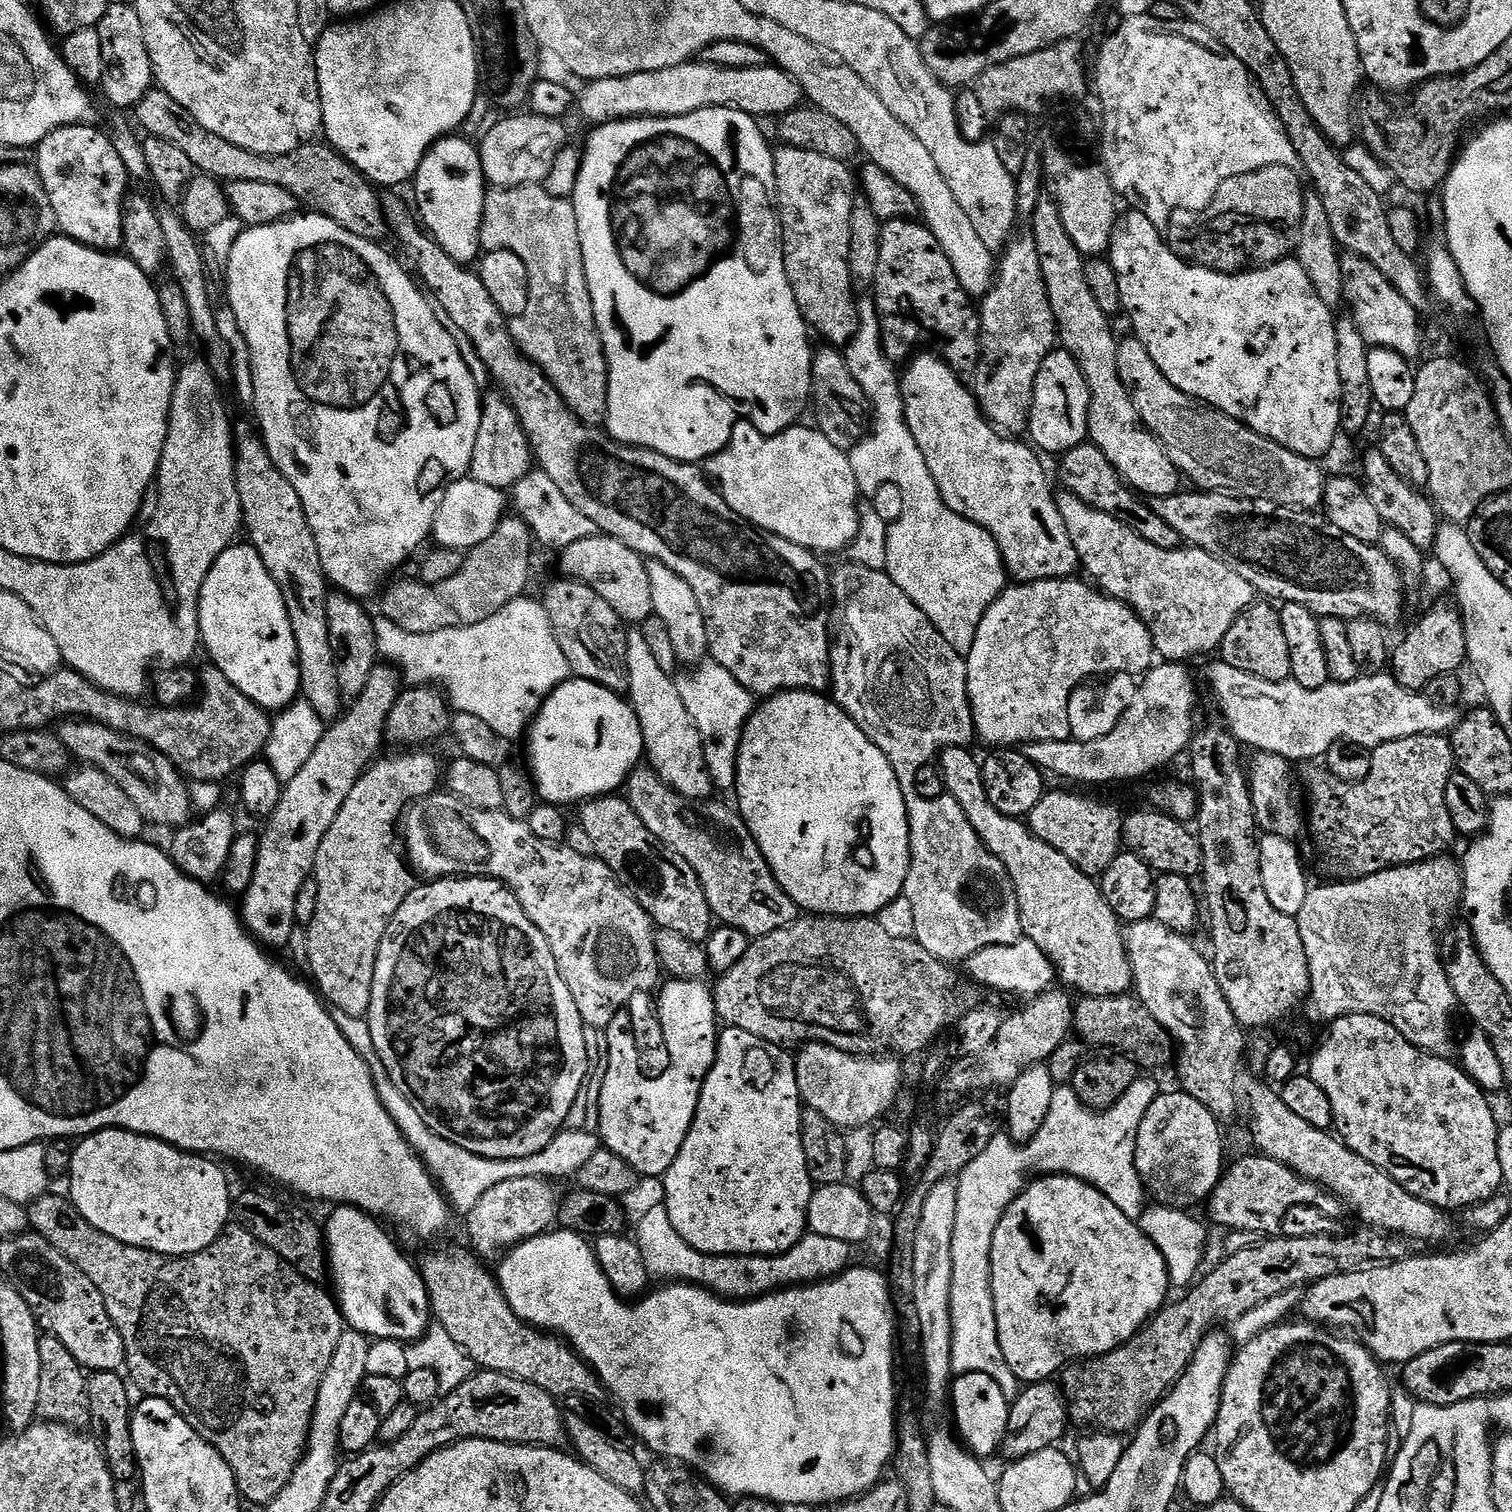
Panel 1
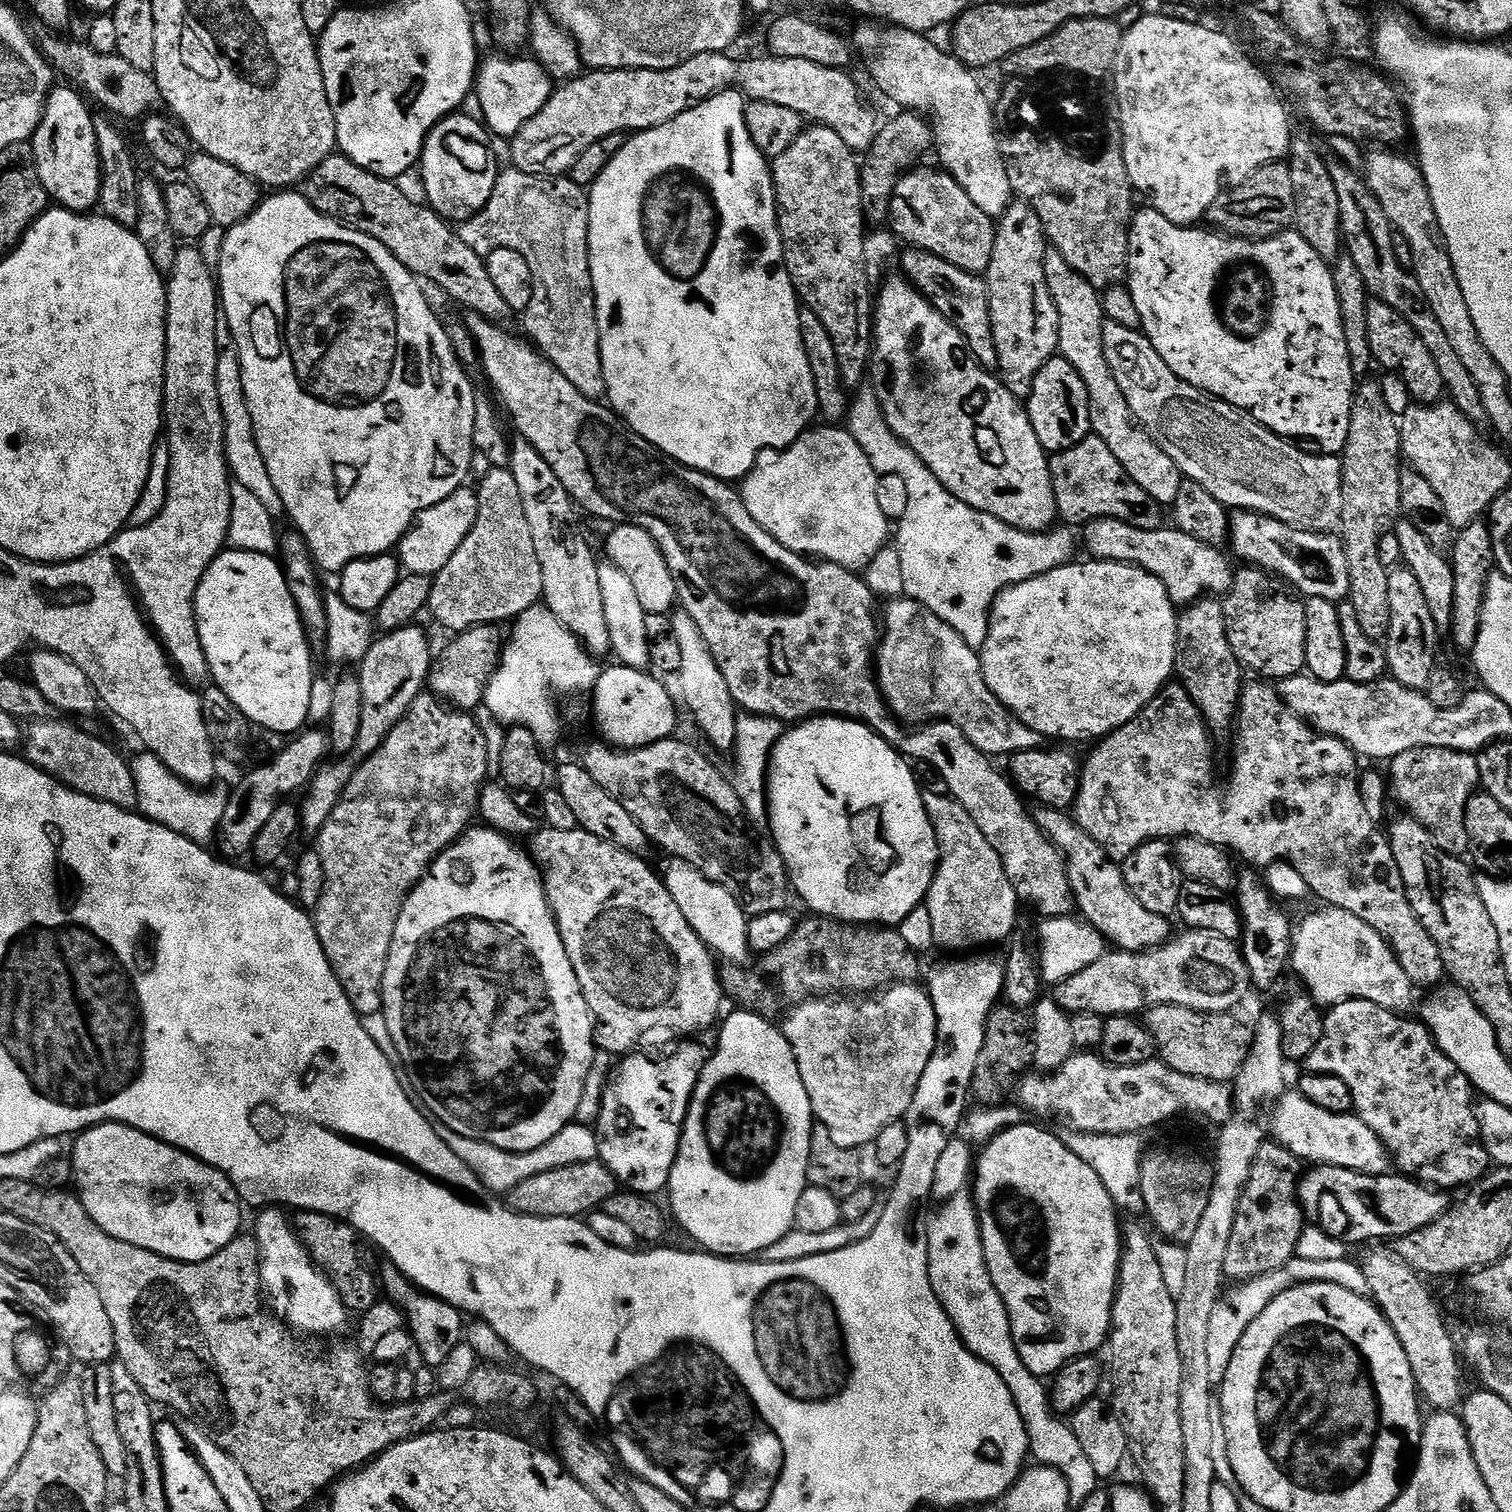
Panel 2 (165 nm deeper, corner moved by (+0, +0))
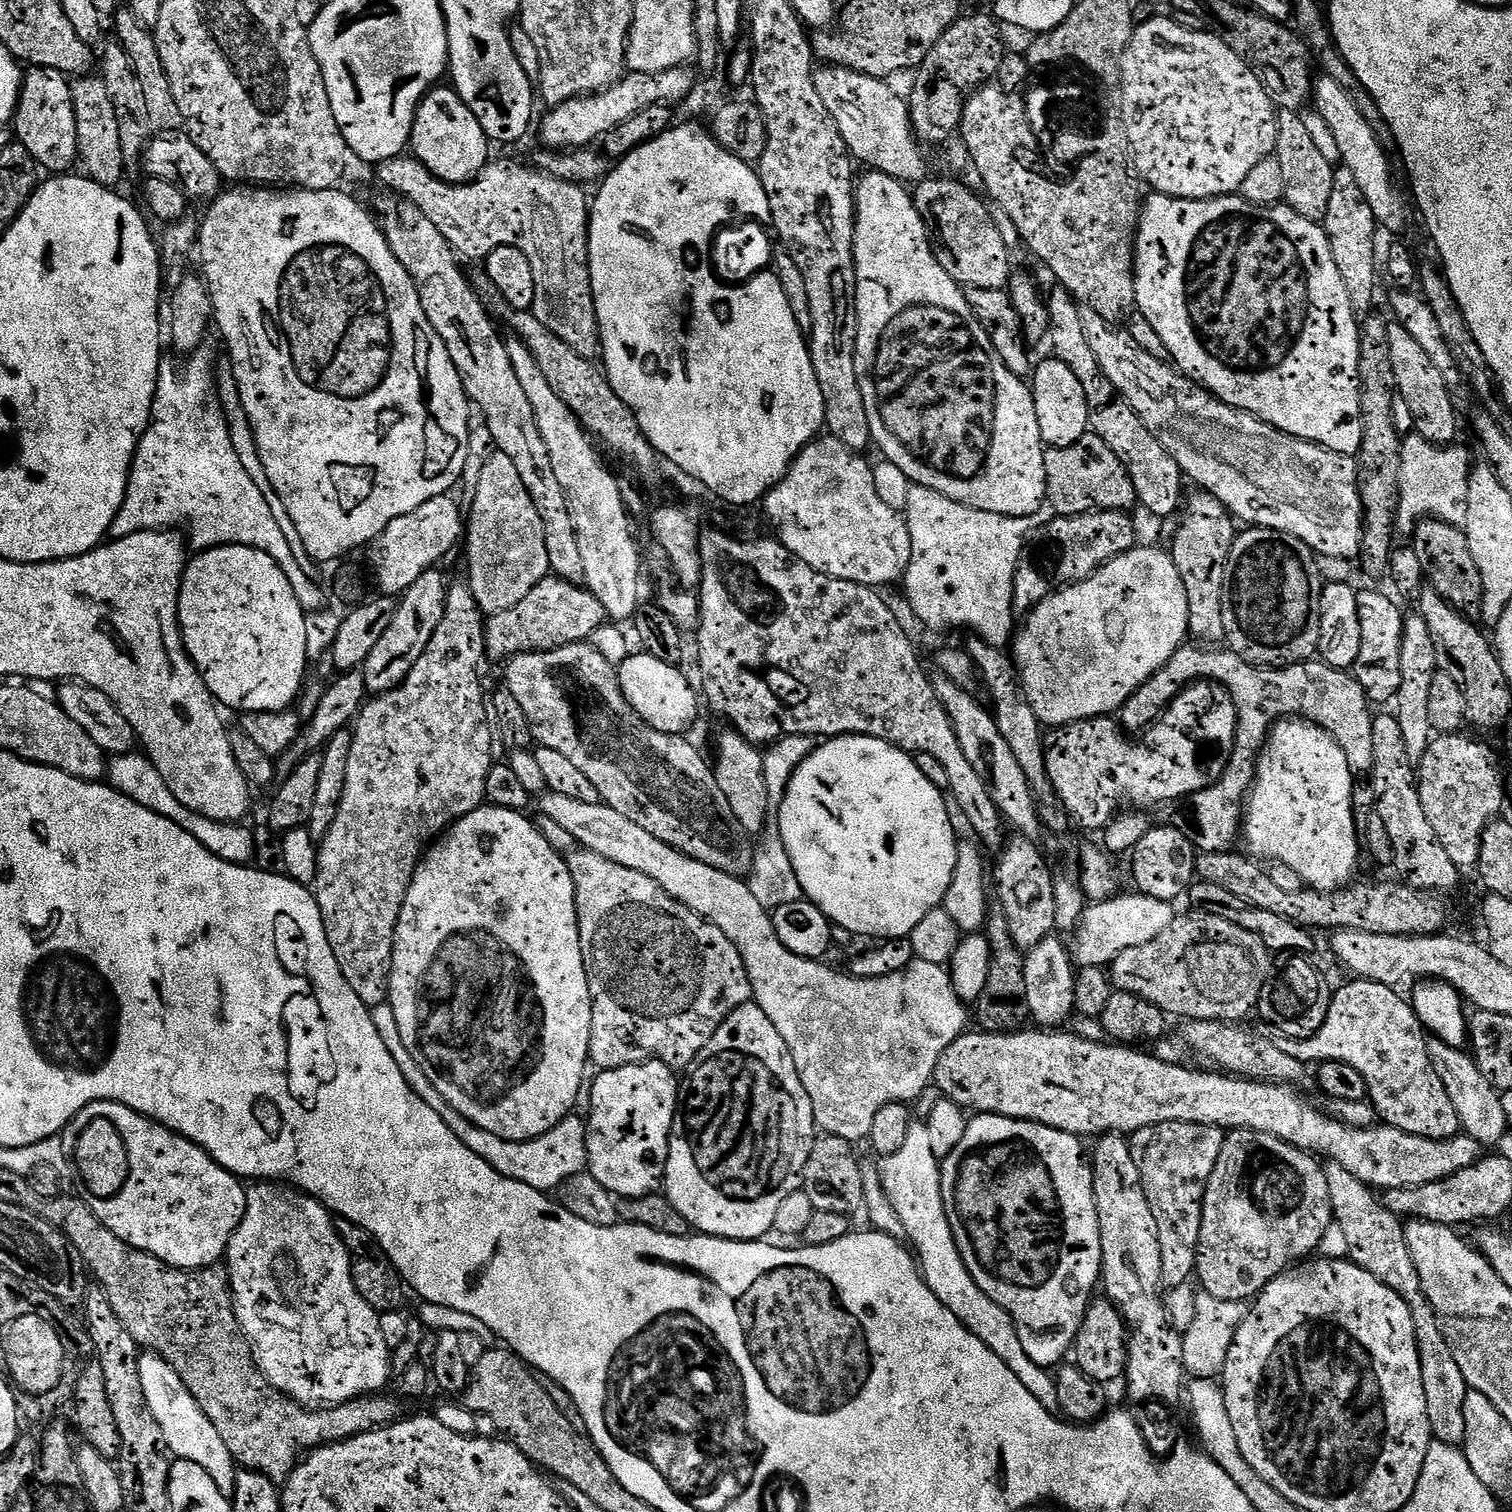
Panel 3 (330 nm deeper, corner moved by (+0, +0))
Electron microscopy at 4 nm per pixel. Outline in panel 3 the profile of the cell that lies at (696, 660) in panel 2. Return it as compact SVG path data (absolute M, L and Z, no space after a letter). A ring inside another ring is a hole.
M727 730L716 740L716 760L714 771L718 786L722 786L722 794L726 794L726 802L730 802L730 810L734 810L734 818L742 822L749 836L756 838L763 833L770 823L768 807L773 807L774 800L766 786L764 773L764 752L757 745L749 742L741 732Z

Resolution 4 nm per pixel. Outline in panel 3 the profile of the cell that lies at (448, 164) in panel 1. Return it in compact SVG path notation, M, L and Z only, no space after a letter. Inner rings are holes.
M433 87L421 101L412 127L410 148L415 159L423 162L438 178L451 184L467 184L488 167L490 141L478 118L474 118L468 104L457 94L455 87L444 87Z

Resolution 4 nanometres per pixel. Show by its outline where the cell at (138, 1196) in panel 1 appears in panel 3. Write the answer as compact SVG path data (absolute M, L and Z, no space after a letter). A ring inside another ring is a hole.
M99 1100L87 1104L82 1111L68 1124L66 1136L73 1140L76 1131L85 1125L92 1116L108 1116L120 1128L128 1140L132 1151L132 1180L125 1187L120 1200L112 1200L112 1204L96 1204L92 1209L98 1219L110 1229L122 1242L131 1248L149 1252L166 1262L172 1268L210 1268L227 1253L228 1243L234 1230L242 1222L248 1205L248 1193L241 1177L227 1172L209 1152L204 1152L185 1136L172 1132L166 1125L150 1119L148 1116L130 1110L130 1106L122 1106L116 1100Z

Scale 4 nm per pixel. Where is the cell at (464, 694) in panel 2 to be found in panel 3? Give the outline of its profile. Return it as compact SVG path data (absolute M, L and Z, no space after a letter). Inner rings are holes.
M549 574L516 608L493 612L484 625L484 646L489 657L522 656L526 652L549 652L567 644L588 642L605 627L606 613L600 599L587 587Z

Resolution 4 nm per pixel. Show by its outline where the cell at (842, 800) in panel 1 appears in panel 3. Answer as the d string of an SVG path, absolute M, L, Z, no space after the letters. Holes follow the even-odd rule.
M833 736L825 739L817 748L808 755L794 770L794 778L790 778L790 786L783 796L779 797L780 837L786 846L786 854L790 854L790 862L794 866L794 874L798 874L798 882L804 891L804 899L809 900L826 918L832 921L837 929L845 928L856 936L873 936L876 942L895 942L911 937L914 926L926 918L934 909L944 903L944 895L950 889L951 880L954 878L956 868L958 836L952 829L952 816L948 813L948 804L945 793L939 792L932 783L918 770L915 759L901 748L895 748L884 740L873 736Z

